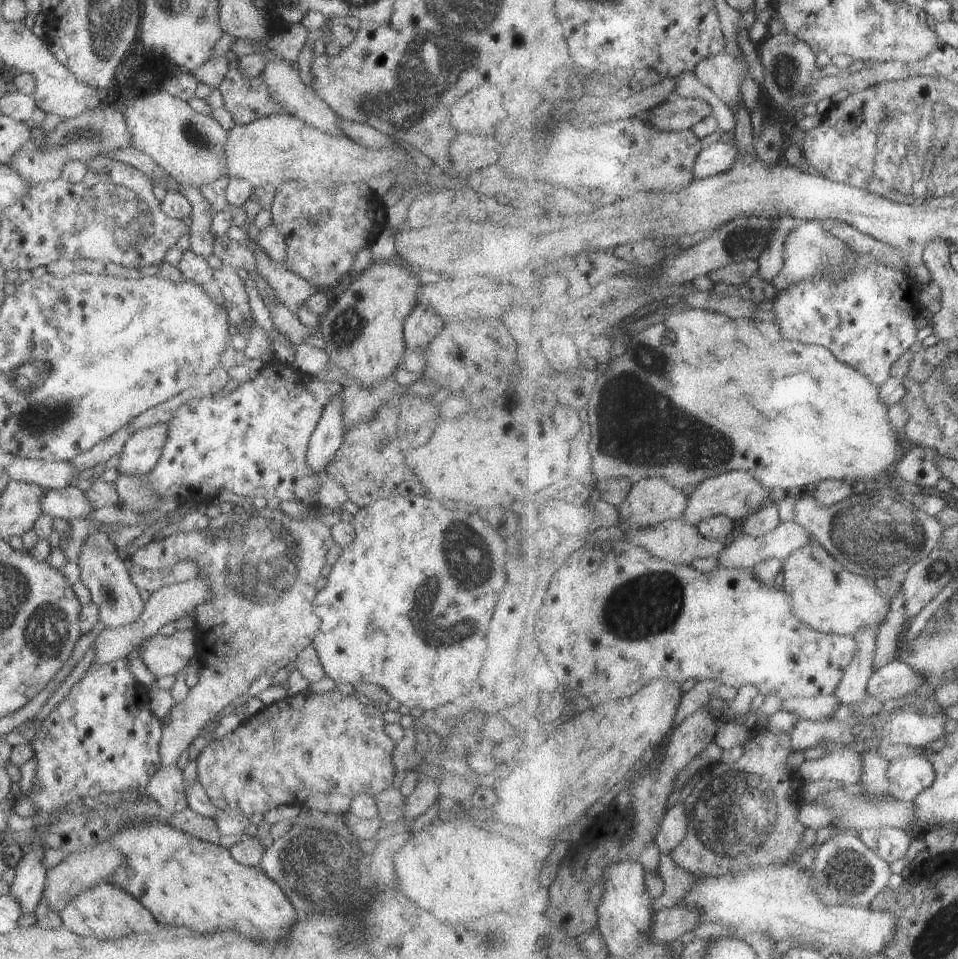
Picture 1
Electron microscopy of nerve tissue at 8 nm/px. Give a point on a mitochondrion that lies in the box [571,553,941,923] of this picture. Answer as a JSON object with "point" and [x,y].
{"point":[742,814]}

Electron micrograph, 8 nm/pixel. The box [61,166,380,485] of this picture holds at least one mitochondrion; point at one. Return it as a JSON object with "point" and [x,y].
{"point":[133,237]}

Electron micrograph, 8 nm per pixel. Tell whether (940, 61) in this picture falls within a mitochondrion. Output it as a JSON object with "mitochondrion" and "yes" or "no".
{"mitochondrion":"no"}

